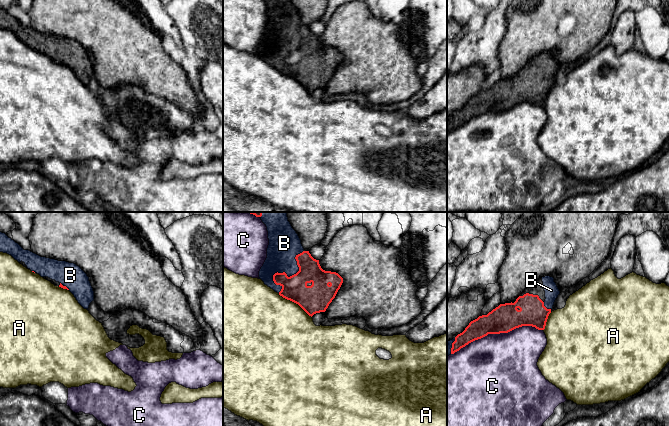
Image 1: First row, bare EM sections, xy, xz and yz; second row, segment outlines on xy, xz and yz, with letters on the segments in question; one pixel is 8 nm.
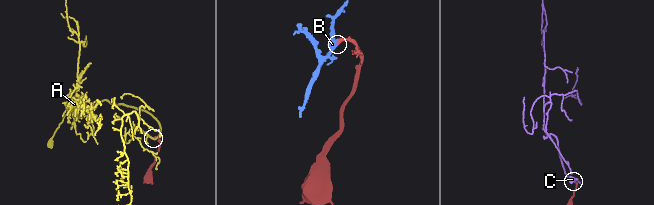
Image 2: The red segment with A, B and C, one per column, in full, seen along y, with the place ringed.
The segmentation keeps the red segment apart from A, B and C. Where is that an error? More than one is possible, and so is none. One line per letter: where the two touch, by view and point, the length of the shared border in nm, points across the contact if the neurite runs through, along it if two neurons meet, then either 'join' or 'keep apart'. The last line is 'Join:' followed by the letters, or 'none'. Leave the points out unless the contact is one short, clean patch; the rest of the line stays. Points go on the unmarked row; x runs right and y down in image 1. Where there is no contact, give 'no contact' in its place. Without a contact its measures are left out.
A: meets red in xz at (295, 78); contact 340 nm long; keep apart
B: meets red in xz at (286, 51); contact 400 nm long; join
C: meets red in yz at (496, 109); contact 750 nm long; keep apart
Join: B

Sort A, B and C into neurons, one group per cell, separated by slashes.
A / B / C

